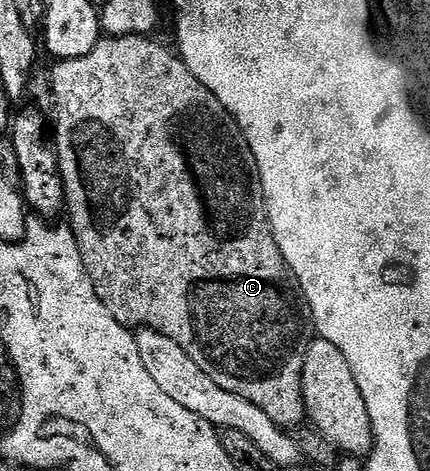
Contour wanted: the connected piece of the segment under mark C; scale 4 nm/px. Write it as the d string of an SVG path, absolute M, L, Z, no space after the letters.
M108 36L82 58L61 60L52 72L52 96L56 99L56 161L60 164L60 177L64 183L64 202L66 205L67 223L78 242L78 250L82 254L82 262L94 282L94 290L98 298L114 314L119 324L129 330L143 327L153 328L166 338L170 338L222 390L230 390L230 394L238 394L238 398L246 398L246 402L254 402L258 410L262 410L279 428L295 430L305 423L304 391L302 390L302 374L306 362L306 350L314 339L314 325L308 310L308 299L294 279L292 269L288 267L286 258L278 246L272 233L272 224L268 220L268 207L264 205L264 191L260 185L260 171L256 165L254 154L236 124L236 119L224 109L222 102L190 70L175 51L163 48L156 38L147 36Z

